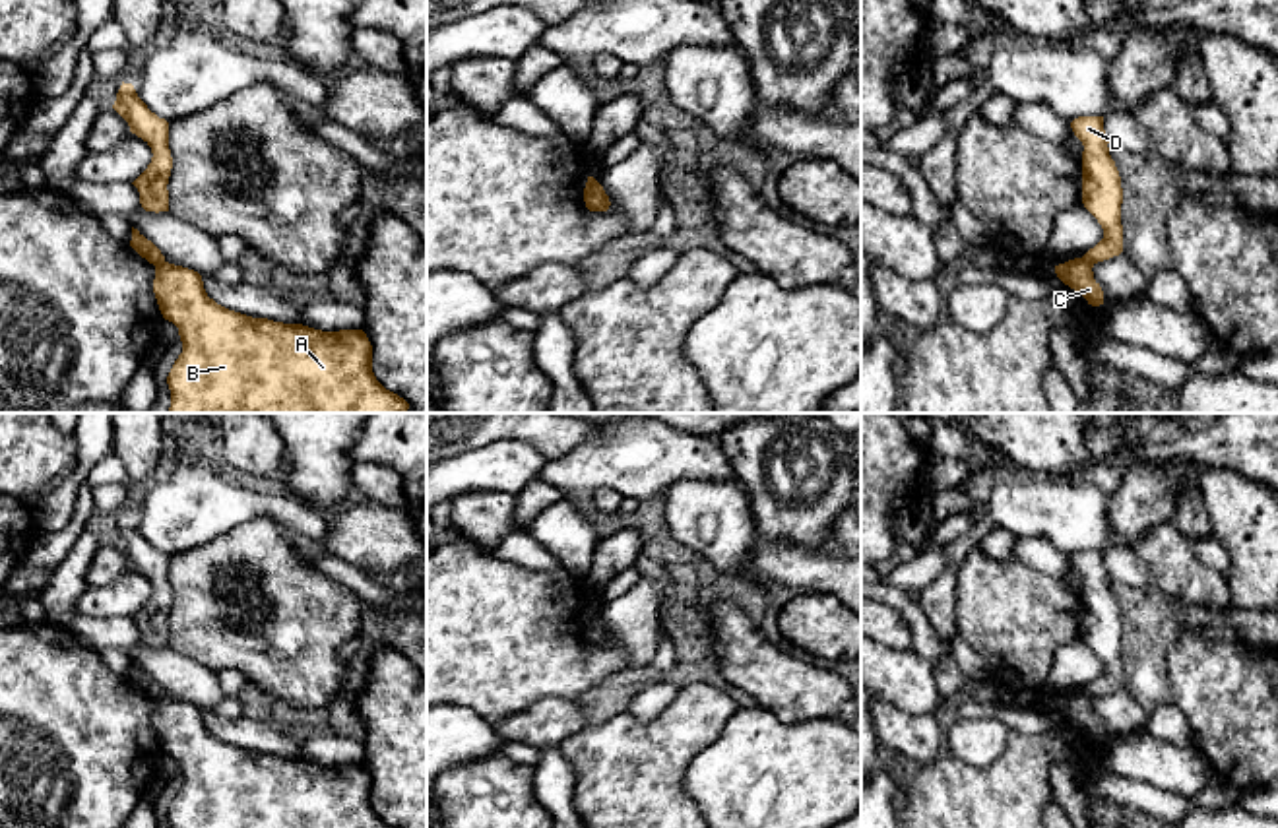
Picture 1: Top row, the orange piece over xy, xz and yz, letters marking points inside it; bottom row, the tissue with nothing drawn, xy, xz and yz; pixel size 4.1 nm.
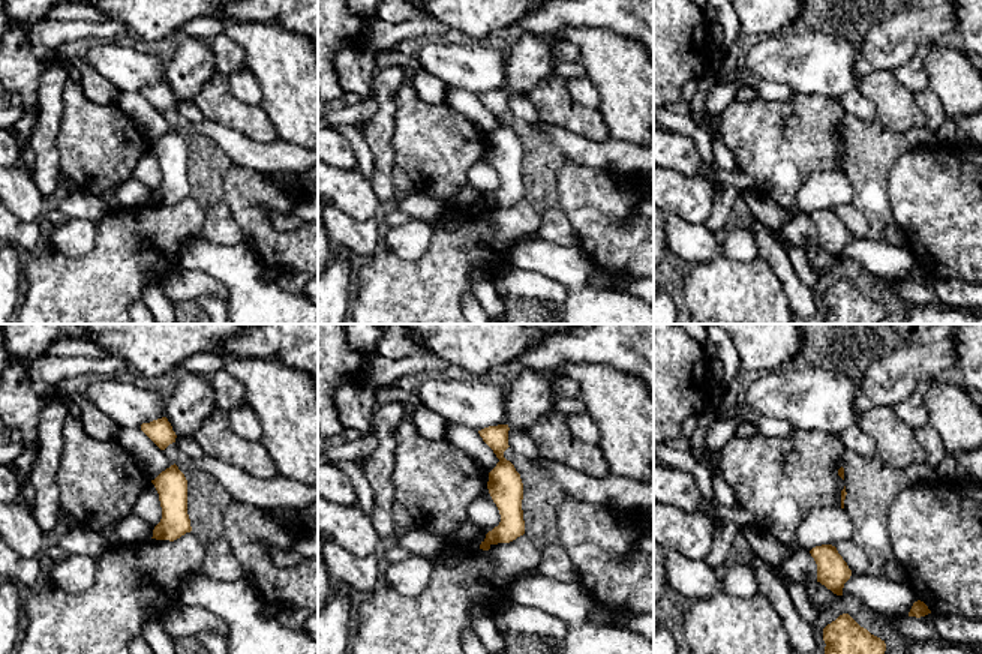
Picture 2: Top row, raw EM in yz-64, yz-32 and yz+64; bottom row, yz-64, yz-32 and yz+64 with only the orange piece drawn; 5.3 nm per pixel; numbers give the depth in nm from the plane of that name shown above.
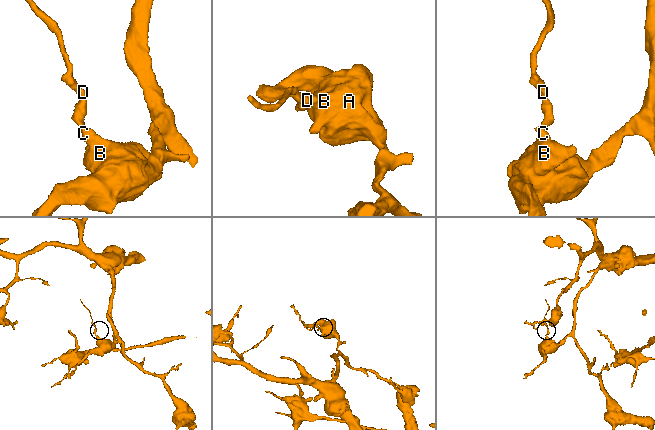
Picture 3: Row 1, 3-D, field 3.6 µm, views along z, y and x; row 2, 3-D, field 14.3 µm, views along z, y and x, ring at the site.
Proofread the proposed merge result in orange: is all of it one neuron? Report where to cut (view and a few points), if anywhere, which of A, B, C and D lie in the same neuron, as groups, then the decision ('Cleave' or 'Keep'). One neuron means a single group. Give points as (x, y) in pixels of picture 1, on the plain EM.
Split along yz (1083, 691), (1092, 700). Groups: A B C / D. Cleave

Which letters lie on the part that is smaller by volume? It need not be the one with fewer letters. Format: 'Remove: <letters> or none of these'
Remove: D

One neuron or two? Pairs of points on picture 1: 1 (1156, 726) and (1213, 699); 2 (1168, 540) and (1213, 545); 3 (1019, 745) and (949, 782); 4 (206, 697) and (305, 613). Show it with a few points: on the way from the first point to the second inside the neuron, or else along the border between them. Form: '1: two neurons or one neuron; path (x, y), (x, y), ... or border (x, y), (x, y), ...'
1: two neurons; border (1170, 700), (1185, 720), (1195, 741)
2: two neurons; border (1187, 541), (1189, 549), (1207, 567), (1222, 574)
3: one neuron; path (1007, 764), (990, 782), (968, 782)
4: two neurons; border (177, 648), (216, 673)

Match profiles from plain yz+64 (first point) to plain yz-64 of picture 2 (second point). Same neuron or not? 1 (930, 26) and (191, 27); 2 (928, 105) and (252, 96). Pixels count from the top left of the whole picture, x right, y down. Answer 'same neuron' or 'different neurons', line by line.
1: different neurons
2: same neuron

